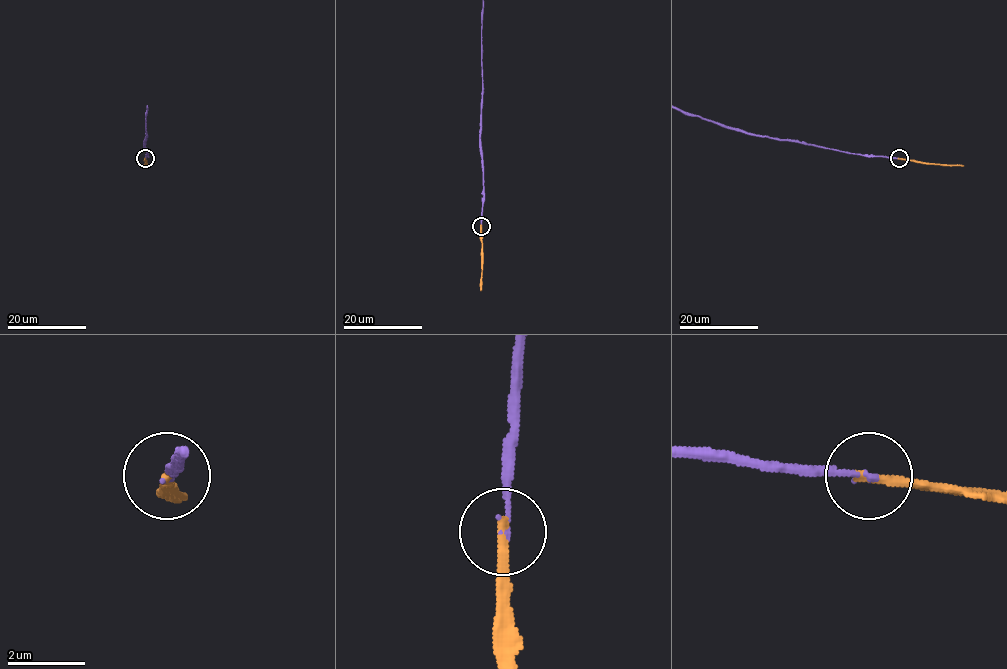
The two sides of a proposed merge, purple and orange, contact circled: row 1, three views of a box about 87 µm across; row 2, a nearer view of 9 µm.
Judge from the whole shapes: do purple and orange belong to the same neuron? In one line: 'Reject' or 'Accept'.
Accept

